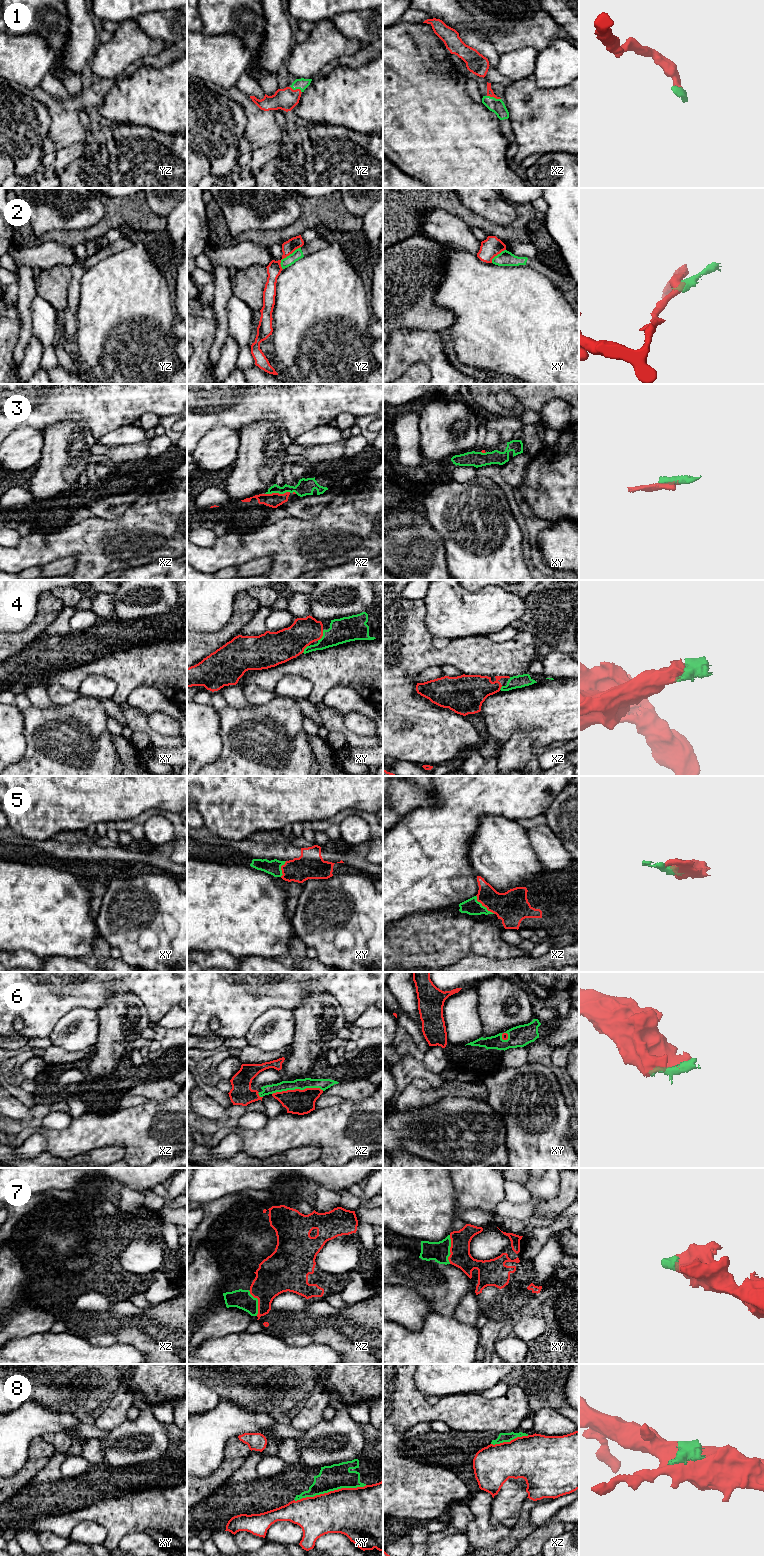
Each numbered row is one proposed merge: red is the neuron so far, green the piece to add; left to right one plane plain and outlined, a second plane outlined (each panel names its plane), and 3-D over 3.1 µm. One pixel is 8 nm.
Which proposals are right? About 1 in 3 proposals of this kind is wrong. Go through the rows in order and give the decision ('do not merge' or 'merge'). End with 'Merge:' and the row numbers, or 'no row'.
1: merge
2: do not merge
3: merge
4: merge
5: merge
6: merge
7: merge
8: do not merge
Merge: 1, 3, 4, 5, 6, 7

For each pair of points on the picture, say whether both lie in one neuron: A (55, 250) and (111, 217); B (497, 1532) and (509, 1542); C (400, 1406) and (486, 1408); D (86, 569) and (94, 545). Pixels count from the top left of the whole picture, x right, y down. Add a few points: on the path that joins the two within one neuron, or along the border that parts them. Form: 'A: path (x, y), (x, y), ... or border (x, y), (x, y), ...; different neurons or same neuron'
A: border (39, 243), (54, 241), (72, 249); different neurons
B: border (509, 1528), (509, 1533), (495, 1545); different neurons
C: path (421, 1411), (442, 1414), (465, 1414); same neuron
D: path (92, 563), (94, 561), (94, 551); same neuron

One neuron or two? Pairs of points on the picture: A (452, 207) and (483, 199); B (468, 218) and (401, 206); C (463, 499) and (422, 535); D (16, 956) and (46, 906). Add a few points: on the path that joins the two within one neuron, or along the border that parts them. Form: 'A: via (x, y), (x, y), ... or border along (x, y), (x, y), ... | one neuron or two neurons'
A: border along (458, 198), (466, 207), (482, 217) | two neurons
B: via (451, 203), (449, 201), (418, 201) | one neuron
C: border along (430, 524), (439, 534), (444, 546) | two neurons
D: border along (10, 951), (29, 950), (42, 958) | two neurons

